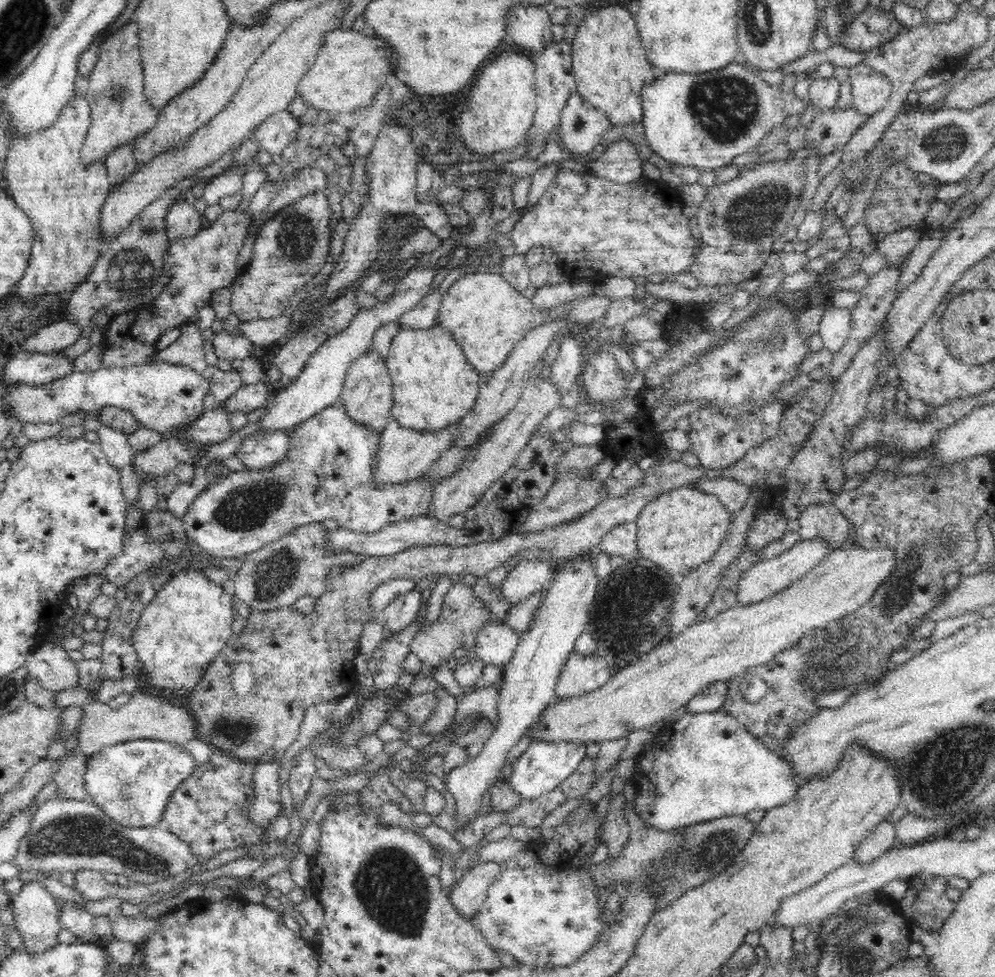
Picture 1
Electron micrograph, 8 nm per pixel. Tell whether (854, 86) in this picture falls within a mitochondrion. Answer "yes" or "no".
no

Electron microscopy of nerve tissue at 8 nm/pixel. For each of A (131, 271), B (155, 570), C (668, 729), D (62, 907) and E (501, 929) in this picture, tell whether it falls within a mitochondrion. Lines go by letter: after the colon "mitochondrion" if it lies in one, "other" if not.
A: mitochondrion
B: other
C: other
D: other
E: mitochondrion

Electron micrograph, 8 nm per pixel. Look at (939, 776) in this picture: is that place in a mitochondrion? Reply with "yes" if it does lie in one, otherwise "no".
yes

